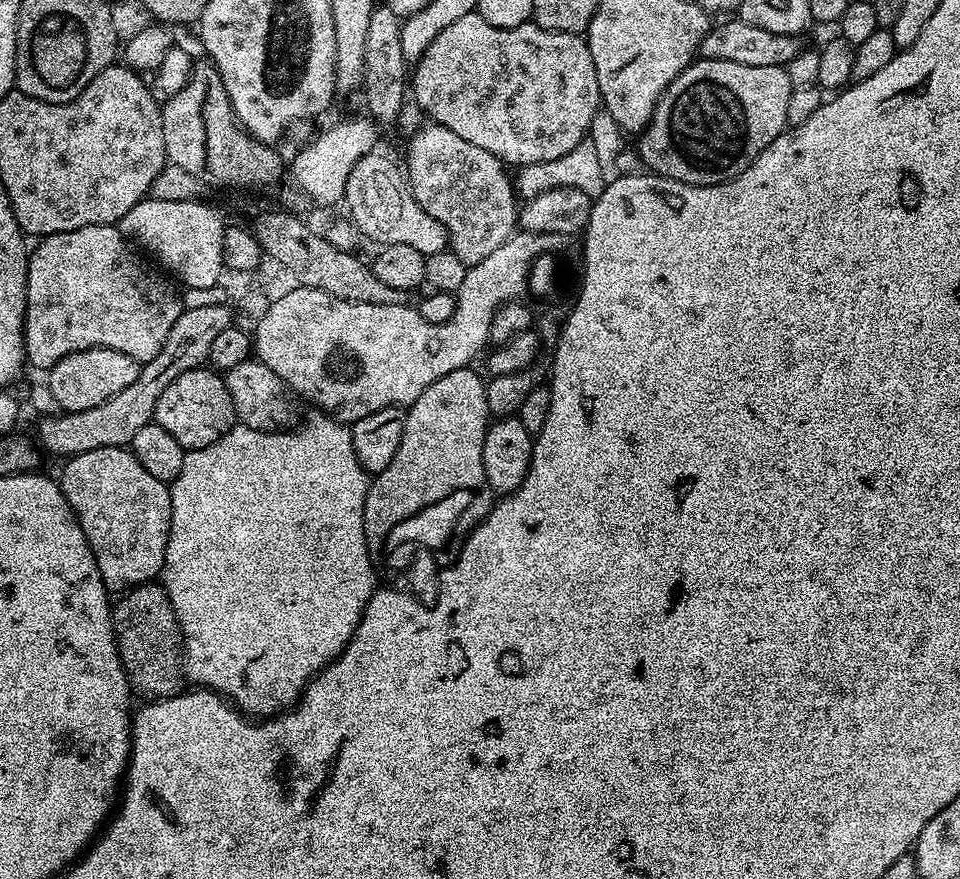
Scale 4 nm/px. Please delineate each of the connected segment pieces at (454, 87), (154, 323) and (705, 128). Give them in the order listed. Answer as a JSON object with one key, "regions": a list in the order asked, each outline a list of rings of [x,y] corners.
{"regions":[[[[476,12],[466,14],[466,18],[458,18],[454,26],[446,26],[430,46],[420,53],[419,60],[415,61],[410,72],[410,96],[416,99],[416,104],[428,115],[429,121],[446,126],[446,130],[454,130],[458,138],[466,138],[470,146],[482,146],[482,150],[490,150],[503,160],[505,165],[523,166],[532,163],[554,162],[563,155],[569,154],[579,143],[593,131],[596,123],[596,113],[601,111],[600,87],[598,86],[598,74],[594,74],[594,58],[590,58],[587,39],[583,35],[574,32],[555,32],[539,28],[534,22],[529,22],[517,28],[499,28],[490,26],[486,18],[482,18]]],[[[111,224],[82,226],[78,230],[56,232],[53,236],[45,236],[37,244],[40,245],[37,248],[33,247],[28,257],[28,305],[24,311],[24,354],[27,363],[31,367],[33,364],[36,368],[51,370],[62,358],[66,358],[75,352],[90,350],[91,348],[118,350],[118,354],[126,354],[131,360],[143,366],[146,362],[150,362],[150,358],[154,358],[158,354],[158,350],[162,350],[162,346],[166,346],[166,337],[170,335],[170,329],[174,326],[174,322],[178,322],[182,311],[181,293],[179,291],[176,293],[172,289],[173,281],[167,275],[161,274],[151,263],[148,263],[149,265],[143,264],[135,256],[137,253],[134,251],[133,245],[129,243],[119,227]]],[[[697,59],[661,94],[647,128],[638,136],[640,160],[649,173],[683,184],[714,186],[733,180],[789,127],[787,106],[793,89],[786,67],[742,66],[742,62]]]]}

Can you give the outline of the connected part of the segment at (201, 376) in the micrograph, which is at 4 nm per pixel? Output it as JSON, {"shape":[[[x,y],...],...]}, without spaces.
{"shape":[[[208,366],[194,370],[186,370],[186,374],[178,374],[170,386],[158,398],[155,423],[162,425],[186,450],[210,446],[222,434],[226,434],[237,423],[234,402],[230,398],[230,390],[224,385],[224,376]]]}

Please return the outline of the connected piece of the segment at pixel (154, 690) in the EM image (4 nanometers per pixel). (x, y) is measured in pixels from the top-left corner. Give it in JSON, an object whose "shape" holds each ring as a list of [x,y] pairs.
{"shape":[[[149,582],[147,584],[139,584],[137,588],[129,588],[119,597],[120,601],[115,601],[112,609],[112,633],[116,636],[116,649],[120,655],[120,661],[124,667],[124,673],[128,679],[128,684],[137,697],[145,696],[145,701],[151,702],[154,700],[165,700],[171,696],[179,696],[186,688],[186,677],[184,675],[184,636],[180,633],[180,623],[174,614],[174,606],[170,602],[170,598],[166,594],[166,590],[156,582]]]}

